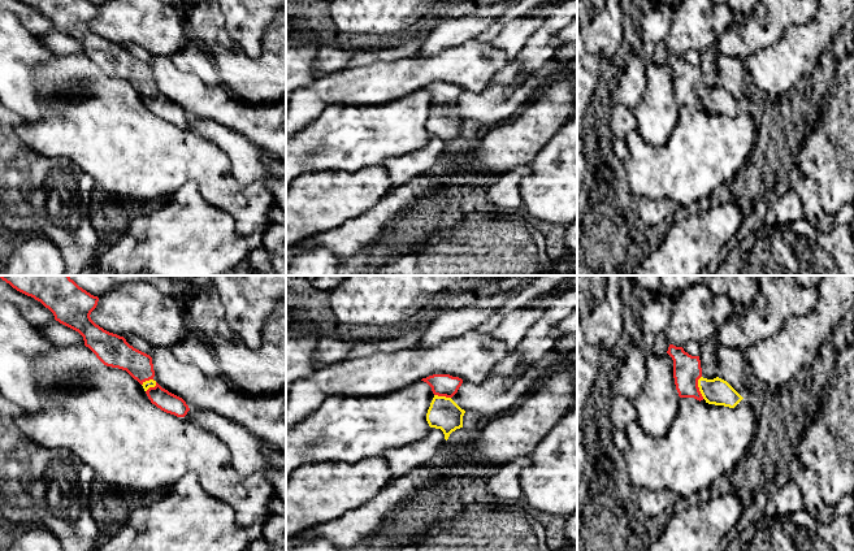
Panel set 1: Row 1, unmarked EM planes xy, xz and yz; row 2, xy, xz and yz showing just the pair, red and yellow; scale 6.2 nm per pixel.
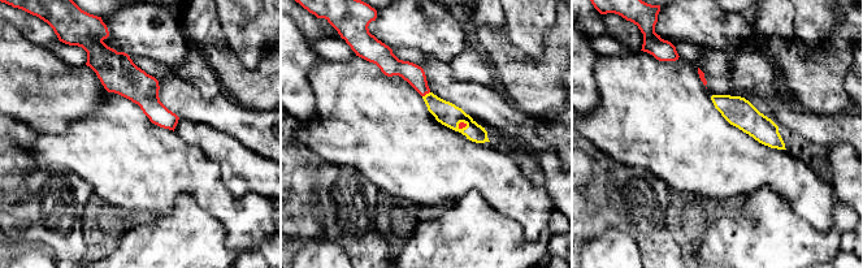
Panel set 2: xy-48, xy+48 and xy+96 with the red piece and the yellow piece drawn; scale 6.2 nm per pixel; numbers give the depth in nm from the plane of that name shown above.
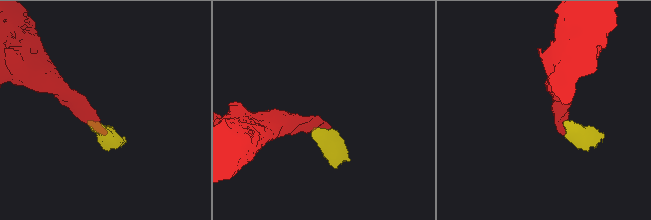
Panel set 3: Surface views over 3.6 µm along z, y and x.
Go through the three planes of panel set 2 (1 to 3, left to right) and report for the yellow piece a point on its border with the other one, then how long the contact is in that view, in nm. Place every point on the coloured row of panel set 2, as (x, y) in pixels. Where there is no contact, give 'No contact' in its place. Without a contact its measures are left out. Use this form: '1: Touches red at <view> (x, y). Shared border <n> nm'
1: No contact
2: Touches red at xy+48 (425, 94). Shared border 60 nm
3: No contact

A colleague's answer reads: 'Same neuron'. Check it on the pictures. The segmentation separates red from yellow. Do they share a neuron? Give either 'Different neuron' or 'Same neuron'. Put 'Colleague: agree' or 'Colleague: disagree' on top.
Colleague: agree
Same neuron

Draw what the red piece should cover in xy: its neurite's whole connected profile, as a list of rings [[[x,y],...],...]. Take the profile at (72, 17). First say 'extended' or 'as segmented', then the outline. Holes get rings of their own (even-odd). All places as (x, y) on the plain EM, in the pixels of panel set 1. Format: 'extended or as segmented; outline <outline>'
extended; outline [[[19,0],[27,5],[40,10],[48,17],[55,29],[60,32],[78,40],[84,49],[84,55],[88,56],[96,66],[107,75],[118,77],[126,79],[134,88],[136,88],[144,97],[148,108],[161,120],[174,123],[177,126],[185,126],[190,120],[186,110],[162,97],[155,88],[155,79],[152,66],[133,55],[130,55],[123,45],[109,42],[96,34],[90,23],[96,17],[99,6],[91,4],[87,0]]]

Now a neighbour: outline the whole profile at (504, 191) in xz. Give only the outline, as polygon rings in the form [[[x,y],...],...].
[[[530,164],[503,173],[498,178],[490,181],[486,186],[486,199],[490,203],[508,209],[524,207],[524,201],[520,192],[520,183],[523,178],[530,173]]]

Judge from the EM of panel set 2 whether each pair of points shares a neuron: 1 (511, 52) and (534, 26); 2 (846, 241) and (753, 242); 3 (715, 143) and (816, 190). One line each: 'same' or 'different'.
1: different
2: different
3: same

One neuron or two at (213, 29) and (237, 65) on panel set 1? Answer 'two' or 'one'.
one

